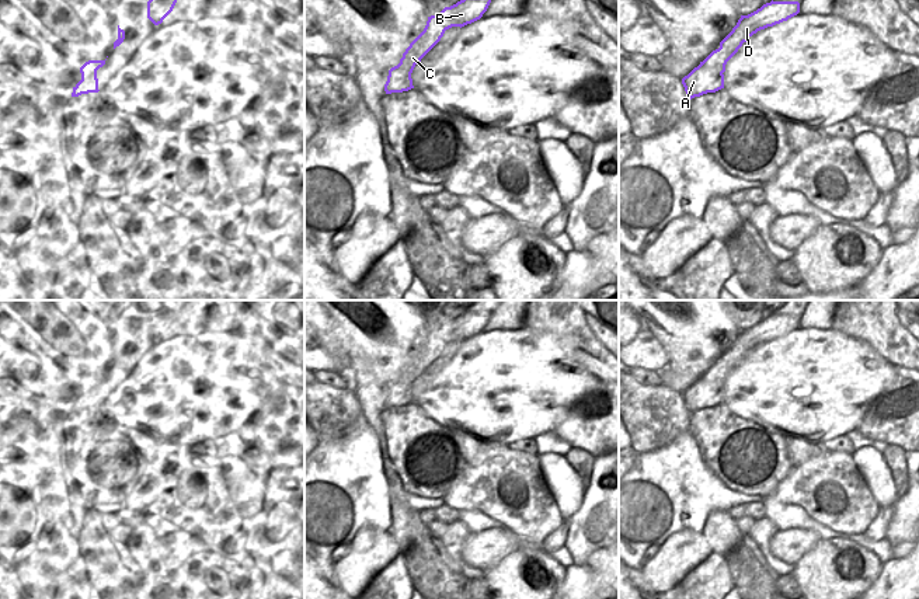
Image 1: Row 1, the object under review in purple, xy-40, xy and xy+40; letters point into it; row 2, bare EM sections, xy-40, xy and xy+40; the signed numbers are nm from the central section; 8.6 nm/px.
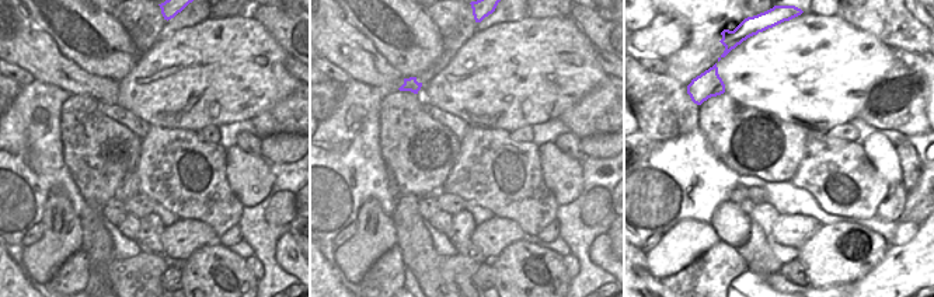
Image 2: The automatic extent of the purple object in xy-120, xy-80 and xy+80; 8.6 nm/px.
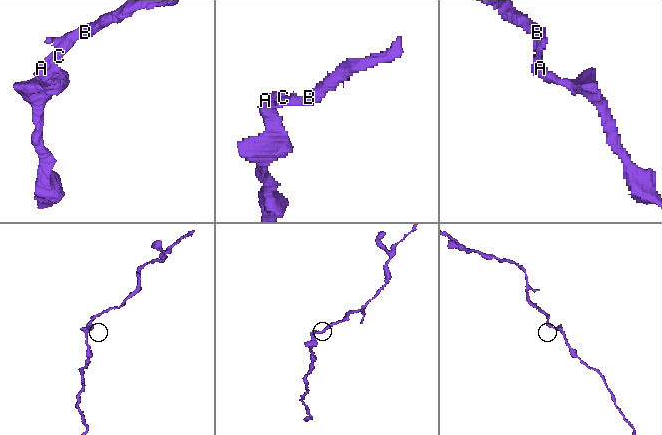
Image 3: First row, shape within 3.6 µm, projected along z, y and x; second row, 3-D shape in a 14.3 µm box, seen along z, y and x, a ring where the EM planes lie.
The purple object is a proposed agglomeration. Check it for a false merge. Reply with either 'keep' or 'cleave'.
cleave

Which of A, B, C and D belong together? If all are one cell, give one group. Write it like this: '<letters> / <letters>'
A / B C D

